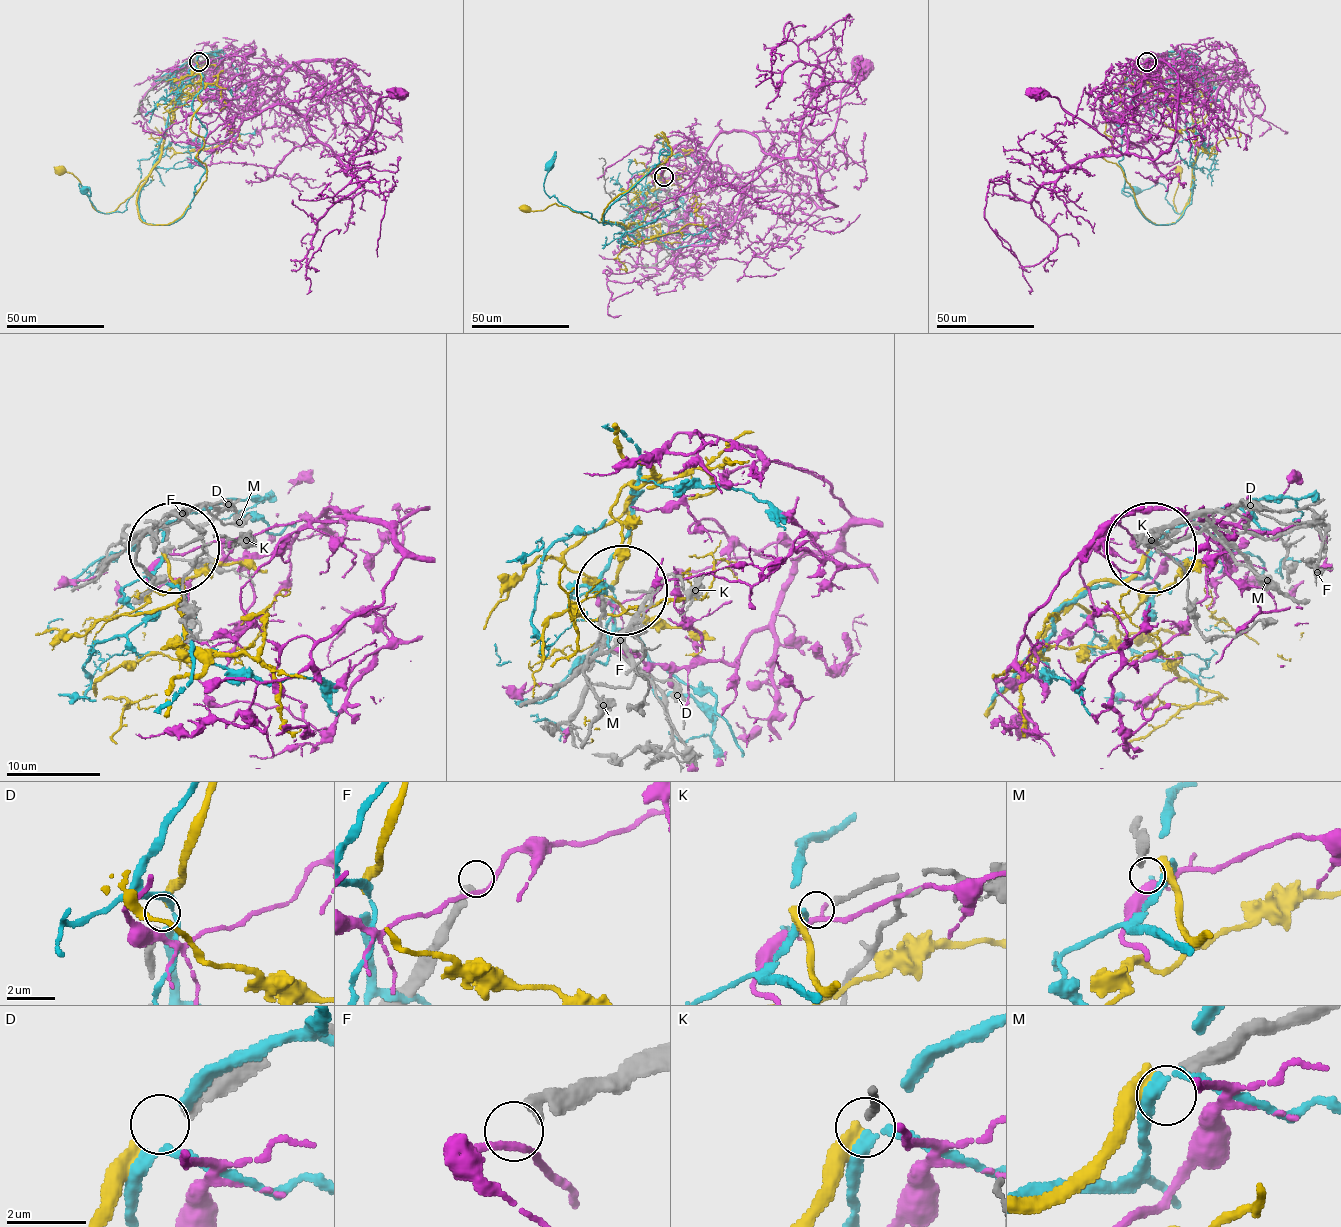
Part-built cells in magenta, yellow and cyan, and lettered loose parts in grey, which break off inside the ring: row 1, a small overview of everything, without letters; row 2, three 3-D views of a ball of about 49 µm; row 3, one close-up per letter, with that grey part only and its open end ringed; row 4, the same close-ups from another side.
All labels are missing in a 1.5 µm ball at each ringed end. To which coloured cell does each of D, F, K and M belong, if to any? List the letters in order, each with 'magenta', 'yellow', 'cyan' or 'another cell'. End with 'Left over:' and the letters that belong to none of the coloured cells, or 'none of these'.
D: yellow
F: another cell
K: cyan
M: another cell
Left over: F, M

